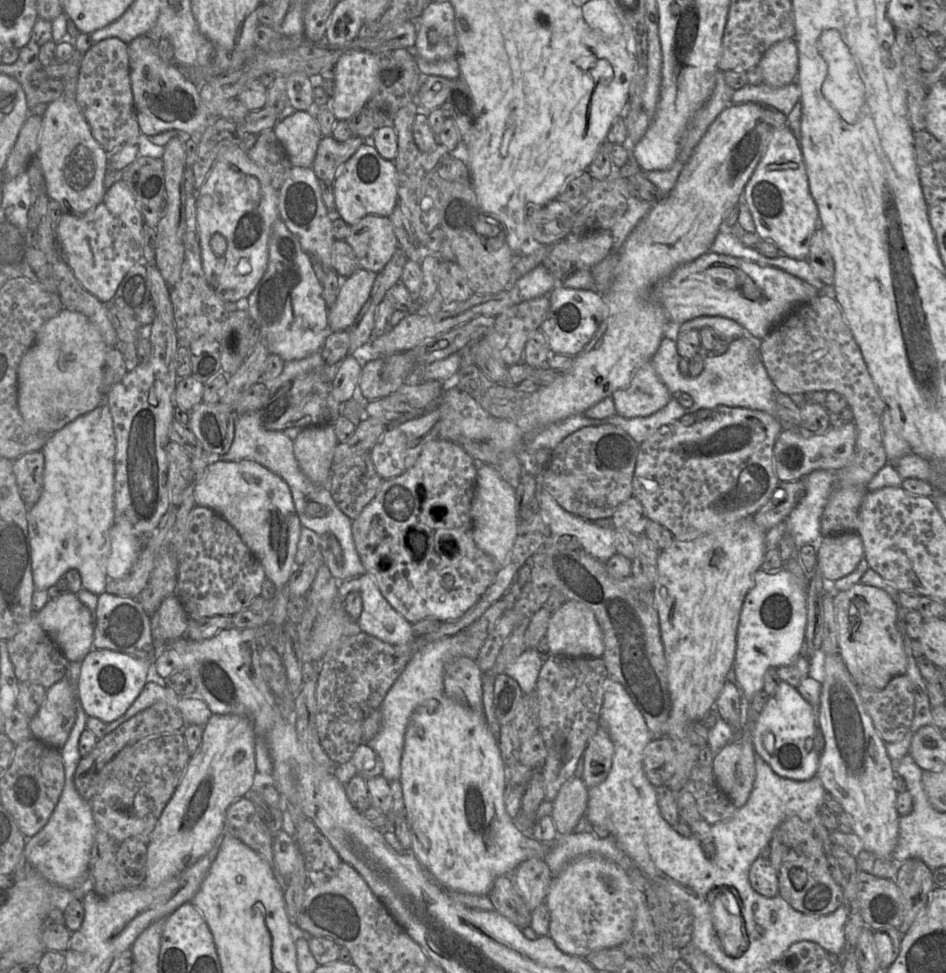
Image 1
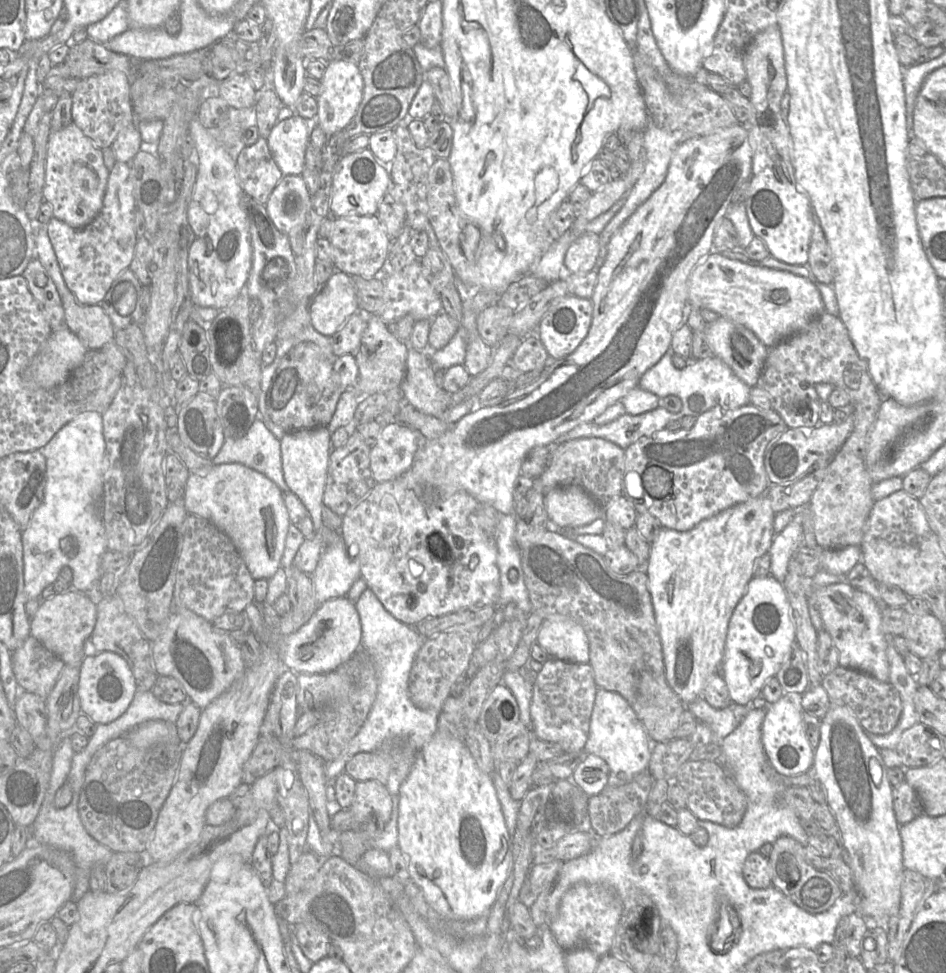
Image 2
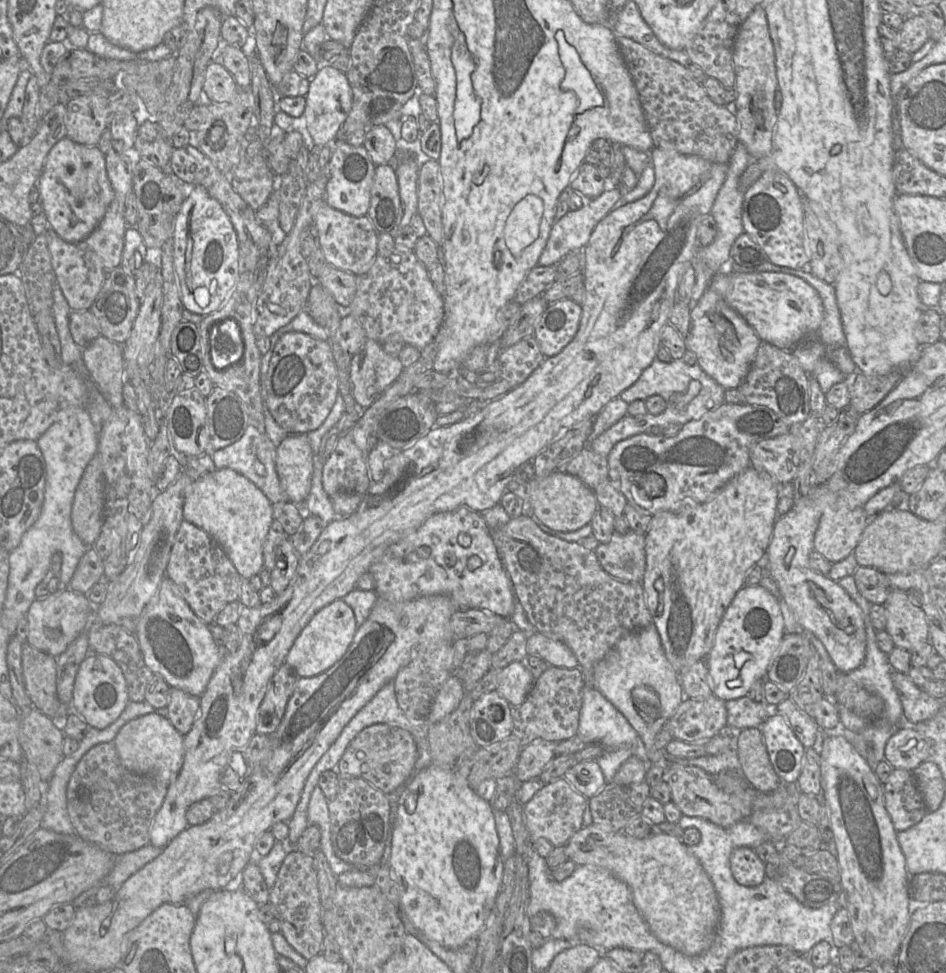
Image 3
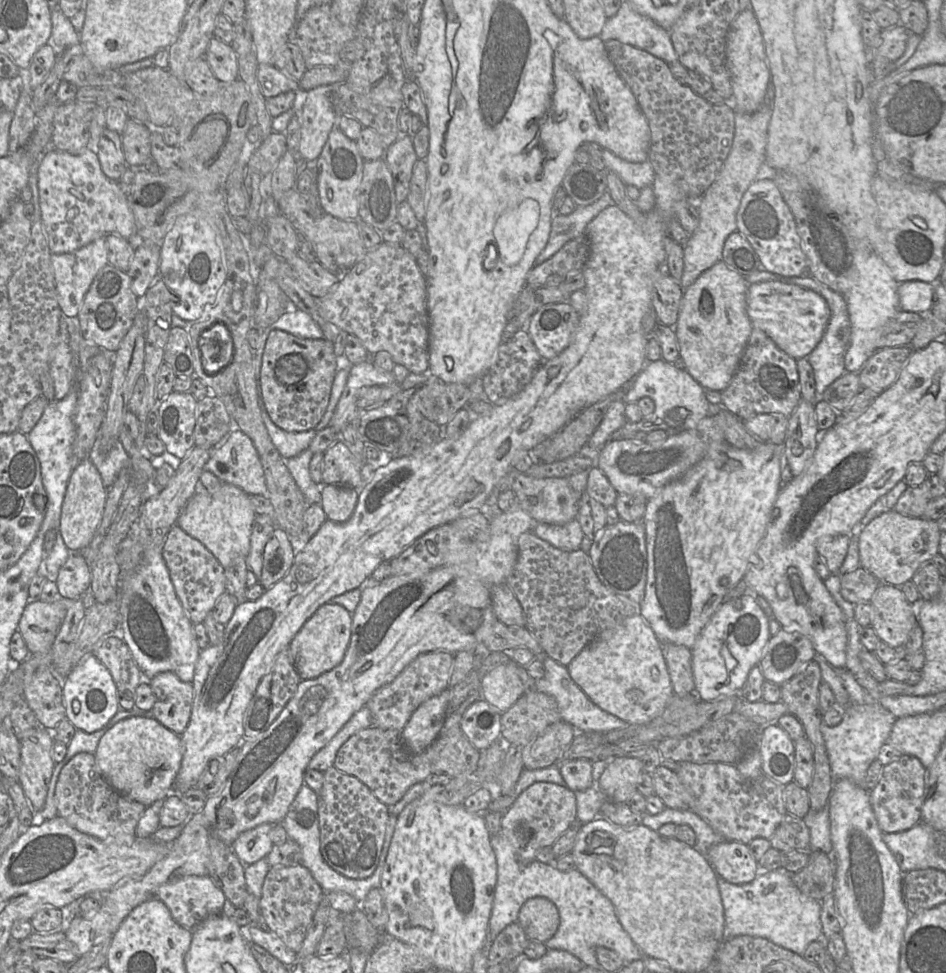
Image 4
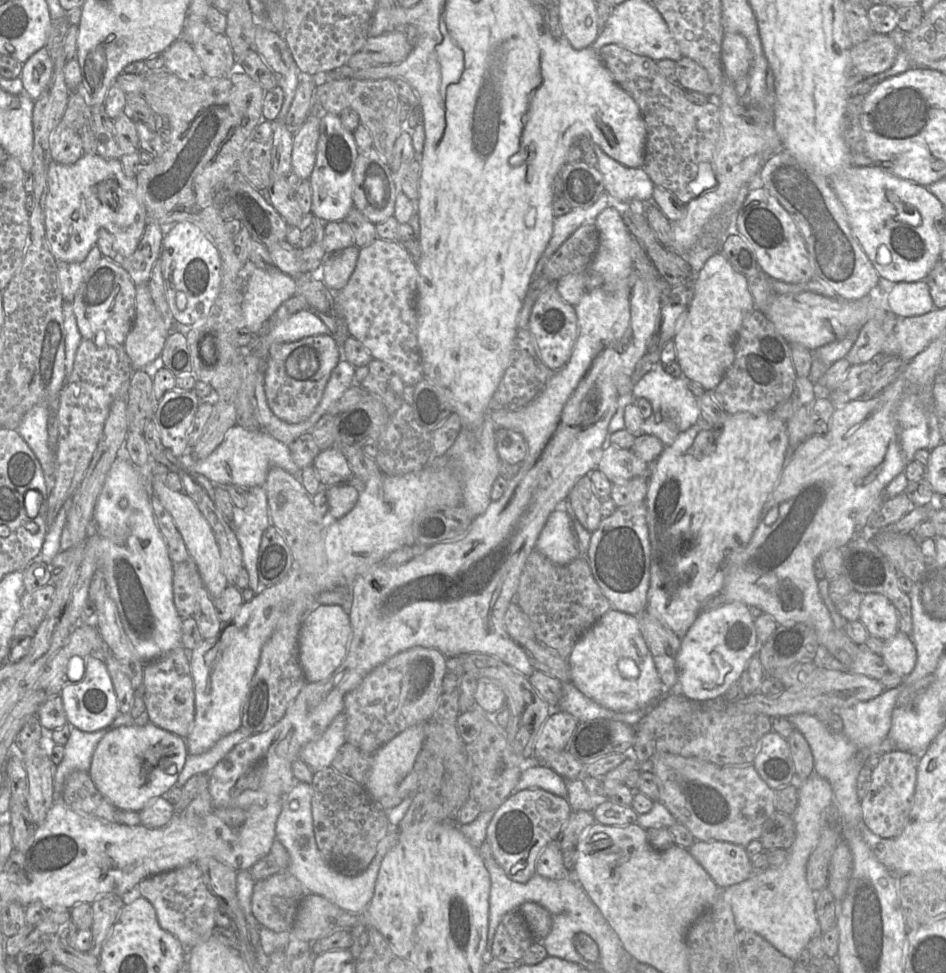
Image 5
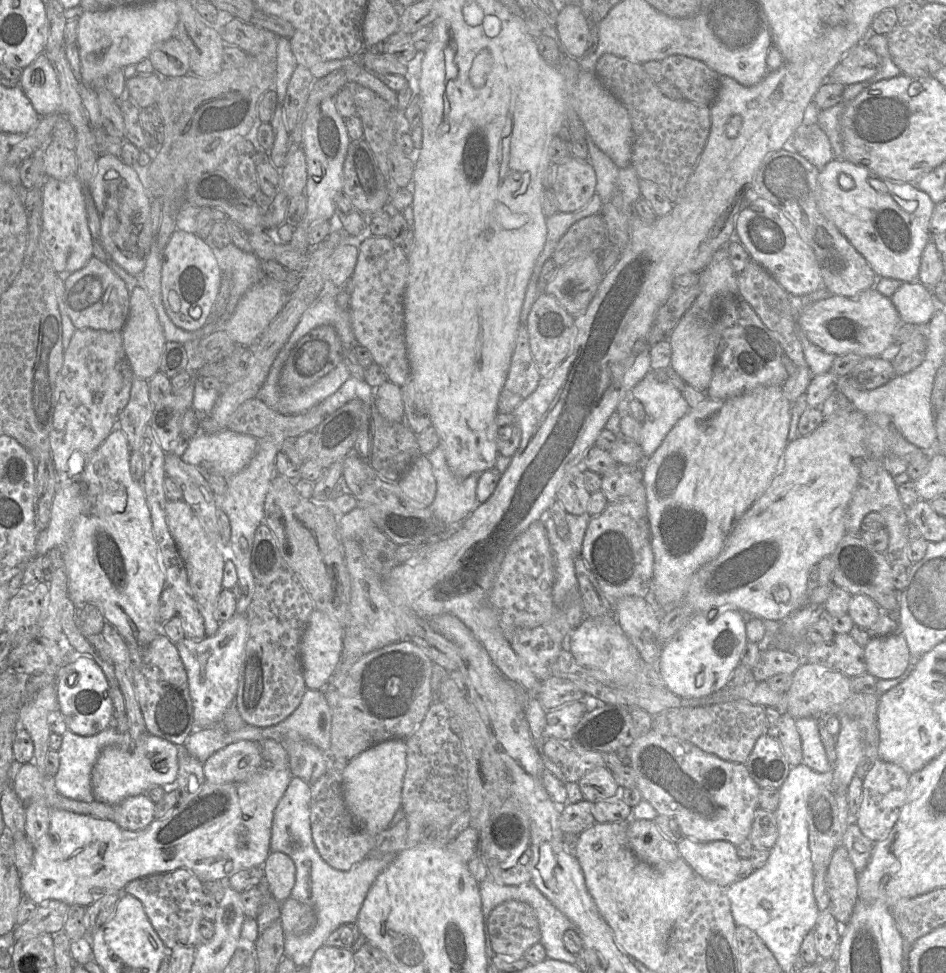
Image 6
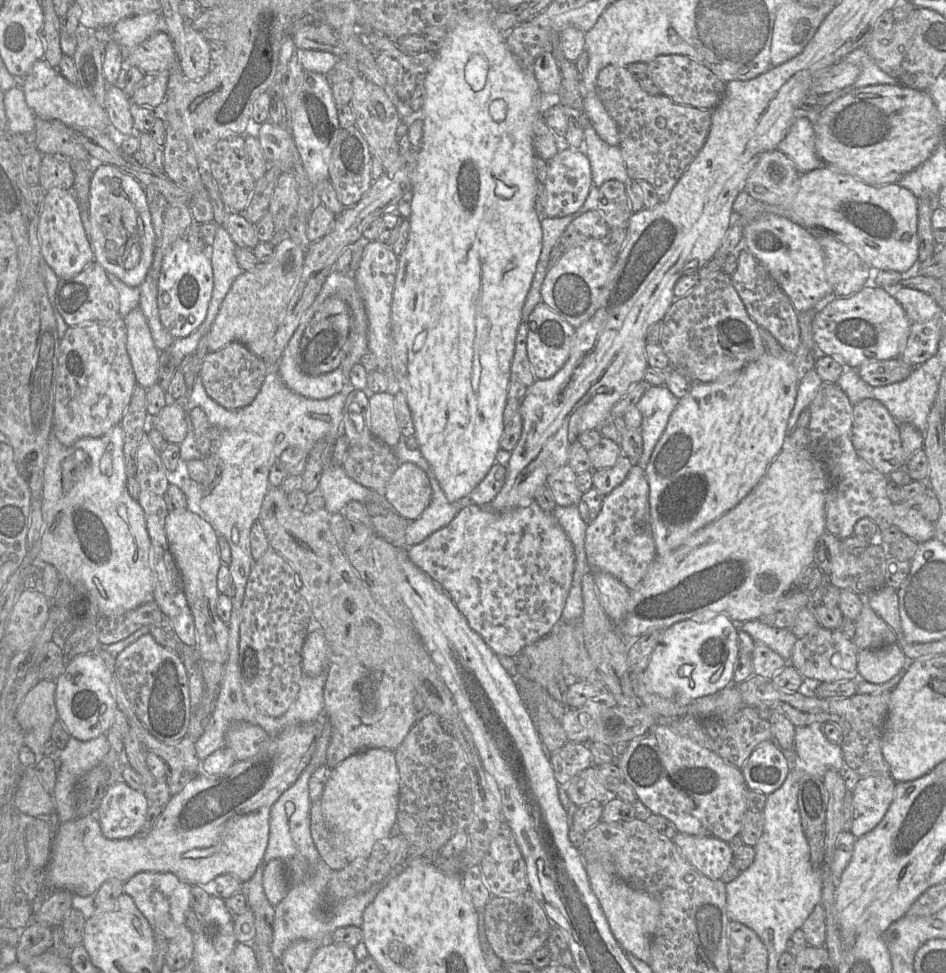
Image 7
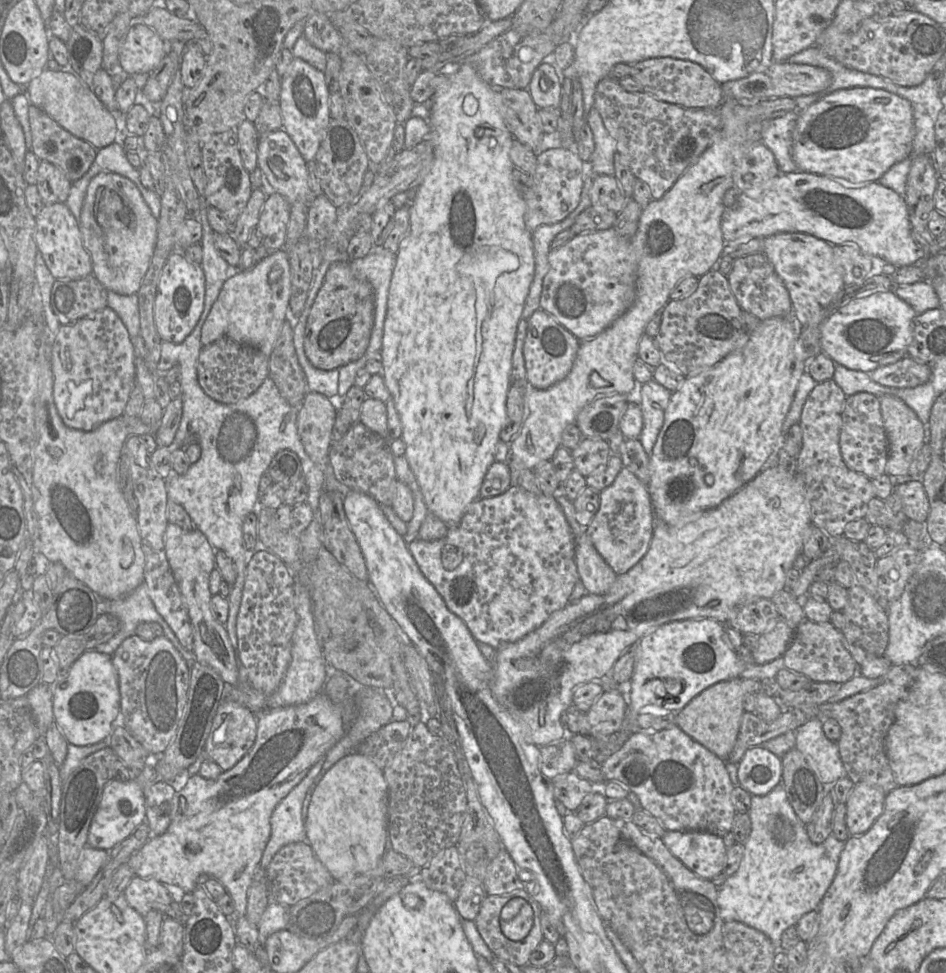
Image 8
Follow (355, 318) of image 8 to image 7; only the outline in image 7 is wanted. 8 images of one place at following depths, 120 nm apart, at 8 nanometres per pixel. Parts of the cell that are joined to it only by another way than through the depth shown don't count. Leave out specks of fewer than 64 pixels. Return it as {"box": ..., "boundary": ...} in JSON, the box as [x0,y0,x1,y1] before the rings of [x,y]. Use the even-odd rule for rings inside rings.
{"box":[297,297,352,376],"boundary":[[[341,297],[327,298],[315,313],[300,341],[297,365],[299,370],[309,376],[330,373],[340,367],[345,358],[345,347],[352,325],[352,311]]]}

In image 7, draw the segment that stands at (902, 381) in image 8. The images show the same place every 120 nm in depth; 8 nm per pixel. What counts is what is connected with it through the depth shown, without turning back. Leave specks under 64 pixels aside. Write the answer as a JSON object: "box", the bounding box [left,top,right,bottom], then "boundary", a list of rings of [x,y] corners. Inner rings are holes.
{"box":[857,358,913,387],"boundary":[[[900,358],[864,363],[857,368],[860,378],[872,387],[881,387],[905,380],[913,371]]]}

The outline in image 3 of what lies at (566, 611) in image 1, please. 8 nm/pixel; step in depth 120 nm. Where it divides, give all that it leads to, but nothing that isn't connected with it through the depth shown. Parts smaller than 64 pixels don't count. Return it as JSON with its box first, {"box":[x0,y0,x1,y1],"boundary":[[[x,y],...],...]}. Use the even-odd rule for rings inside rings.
{"box":[526,632,579,669],"boundary":[[[539,632],[529,636],[526,651],[528,655],[539,656],[555,667],[573,669],[579,665],[574,653],[566,644]]]}

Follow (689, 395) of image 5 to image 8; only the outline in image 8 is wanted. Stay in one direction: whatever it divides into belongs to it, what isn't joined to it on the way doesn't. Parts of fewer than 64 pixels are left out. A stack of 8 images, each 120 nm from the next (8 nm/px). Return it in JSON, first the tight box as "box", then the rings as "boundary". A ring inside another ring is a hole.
{"box":[634,379,672,457],"boundary":[[[654,379],[638,385],[634,400],[639,404],[643,417],[643,428],[639,441],[649,457],[663,426],[664,413],[671,396],[672,392]]]}

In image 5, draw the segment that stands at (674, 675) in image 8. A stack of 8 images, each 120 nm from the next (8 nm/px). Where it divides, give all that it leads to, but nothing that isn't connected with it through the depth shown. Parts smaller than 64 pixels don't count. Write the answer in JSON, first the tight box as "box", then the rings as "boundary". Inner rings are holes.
{"box":[676,601,760,701],"boundary":[[[727,601],[718,608],[699,613],[681,637],[676,657],[677,691],[689,699],[704,701],[721,697],[733,682],[739,680],[745,664],[758,652],[760,645],[755,618],[748,606],[738,601]]]}

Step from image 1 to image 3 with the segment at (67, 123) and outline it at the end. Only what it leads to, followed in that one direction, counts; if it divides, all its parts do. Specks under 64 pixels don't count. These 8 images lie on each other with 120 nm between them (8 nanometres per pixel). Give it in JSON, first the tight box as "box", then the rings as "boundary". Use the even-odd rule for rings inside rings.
{"box":[37,137,114,243],"boundary":[[[68,137],[62,138],[49,151],[37,187],[48,220],[48,229],[53,229],[59,237],[70,243],[80,242],[98,226],[114,198],[107,176],[105,155],[97,146],[81,145]]]}

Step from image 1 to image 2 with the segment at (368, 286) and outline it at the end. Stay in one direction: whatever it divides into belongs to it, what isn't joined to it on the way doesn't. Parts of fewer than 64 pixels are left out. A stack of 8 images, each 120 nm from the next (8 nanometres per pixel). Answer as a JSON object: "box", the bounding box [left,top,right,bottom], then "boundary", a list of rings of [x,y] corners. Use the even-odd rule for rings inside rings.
{"box":[309,271,359,337],"boundary":[[[340,271],[333,272],[309,306],[312,326],[329,337],[356,312],[359,312],[359,304],[353,277]]]}

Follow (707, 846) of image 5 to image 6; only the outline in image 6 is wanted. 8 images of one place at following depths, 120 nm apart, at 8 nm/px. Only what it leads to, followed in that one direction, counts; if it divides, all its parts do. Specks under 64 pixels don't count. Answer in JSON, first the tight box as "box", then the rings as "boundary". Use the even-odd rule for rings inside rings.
{"box":[677,837,740,886],"boundary":[[[685,837],[677,847],[681,858],[692,867],[696,875],[721,886],[730,886],[739,880],[740,857],[736,846],[731,842],[725,840],[699,842]]]}

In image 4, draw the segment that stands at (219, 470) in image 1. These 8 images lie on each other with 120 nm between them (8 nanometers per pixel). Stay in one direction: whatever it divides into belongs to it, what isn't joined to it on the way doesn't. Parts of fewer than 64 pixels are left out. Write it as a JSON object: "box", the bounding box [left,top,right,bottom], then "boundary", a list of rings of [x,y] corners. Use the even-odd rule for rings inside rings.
{"box":[177,483,255,567],"boundary":[[[223,483],[218,491],[210,494],[201,484],[197,493],[189,499],[177,524],[187,534],[199,540],[223,567],[227,567],[235,558],[248,555],[255,516],[249,495],[241,488]]]}

